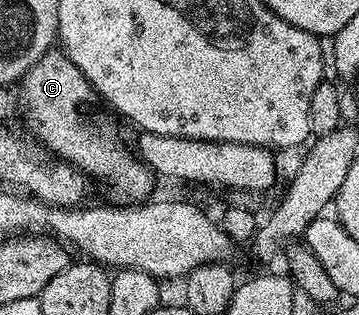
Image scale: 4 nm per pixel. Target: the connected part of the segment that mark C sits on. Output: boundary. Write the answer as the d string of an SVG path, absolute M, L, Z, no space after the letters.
M49 50L19 81L19 88L18 100L25 118L32 124L40 124L39 143L67 164L76 165L93 181L101 180L113 205L135 206L153 195L152 169L120 141L116 124L107 111L88 112L88 103L94 100L92 84L63 51Z

